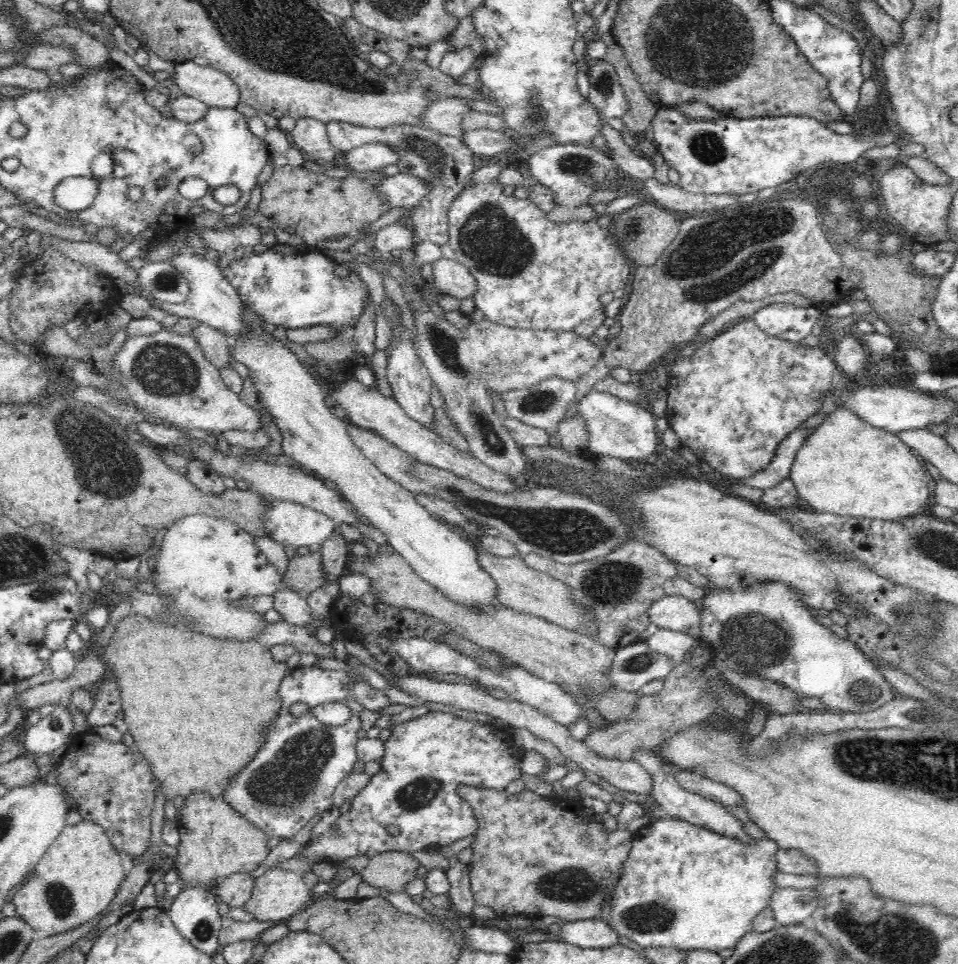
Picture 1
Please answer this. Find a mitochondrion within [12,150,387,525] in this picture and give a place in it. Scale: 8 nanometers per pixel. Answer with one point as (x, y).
(86, 438)

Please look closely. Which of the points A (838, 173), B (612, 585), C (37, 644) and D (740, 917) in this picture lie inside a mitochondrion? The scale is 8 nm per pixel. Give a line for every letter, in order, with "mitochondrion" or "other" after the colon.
A: mitochondrion
B: mitochondrion
C: other
D: other

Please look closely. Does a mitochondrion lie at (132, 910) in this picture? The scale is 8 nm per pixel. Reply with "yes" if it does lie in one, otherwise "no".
no

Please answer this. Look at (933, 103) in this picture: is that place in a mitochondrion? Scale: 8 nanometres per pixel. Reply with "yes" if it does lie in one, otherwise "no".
no

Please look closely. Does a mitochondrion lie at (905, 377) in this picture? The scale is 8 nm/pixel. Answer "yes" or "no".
no

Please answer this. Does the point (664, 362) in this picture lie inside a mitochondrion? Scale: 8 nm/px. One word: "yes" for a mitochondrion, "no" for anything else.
no

